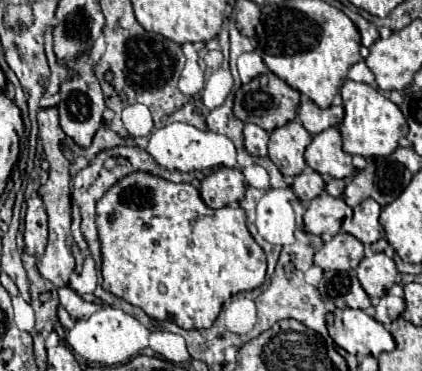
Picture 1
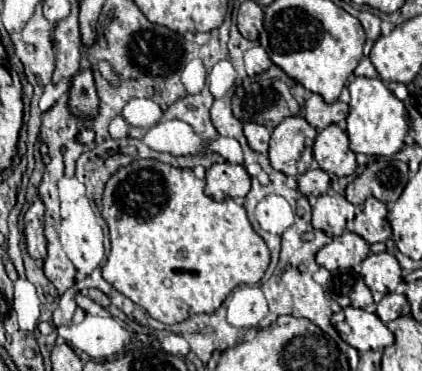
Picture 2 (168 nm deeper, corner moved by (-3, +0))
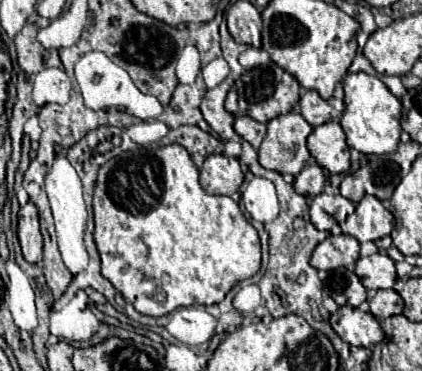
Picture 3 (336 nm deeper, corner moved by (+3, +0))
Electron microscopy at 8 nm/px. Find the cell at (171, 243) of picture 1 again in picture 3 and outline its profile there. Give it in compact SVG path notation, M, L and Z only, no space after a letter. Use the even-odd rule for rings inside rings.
M180 145L146 147L110 159L100 167L94 189L94 241L102 257L102 275L138 313L162 317L178 307L214 305L242 279L260 269L260 239L230 197L208 195L198 183L198 169Z

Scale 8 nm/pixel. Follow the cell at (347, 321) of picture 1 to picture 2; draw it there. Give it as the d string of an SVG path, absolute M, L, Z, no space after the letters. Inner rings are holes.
M344 307L342 311L334 313L332 323L340 337L358 351L386 349L394 343L394 335L388 331L388 327L374 313L364 309Z

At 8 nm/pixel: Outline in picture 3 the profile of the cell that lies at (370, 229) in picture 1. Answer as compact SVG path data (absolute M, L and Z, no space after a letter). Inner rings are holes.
M364 195L360 203L356 203L356 211L347 217L343 226L342 233L356 237L358 241L376 241L384 235L390 235L390 231L394 229L394 215L372 195Z

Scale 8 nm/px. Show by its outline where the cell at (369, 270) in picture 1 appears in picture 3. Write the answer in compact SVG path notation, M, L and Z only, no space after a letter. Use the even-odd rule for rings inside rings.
M374 253L370 257L360 257L356 261L356 275L366 289L392 289L396 283L396 267L388 255Z

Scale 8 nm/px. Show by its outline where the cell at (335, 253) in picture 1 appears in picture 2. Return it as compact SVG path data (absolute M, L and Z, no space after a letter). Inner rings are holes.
M346 231L340 237L334 237L316 253L316 263L328 271L336 269L354 269L370 253L370 245L360 239L360 235Z

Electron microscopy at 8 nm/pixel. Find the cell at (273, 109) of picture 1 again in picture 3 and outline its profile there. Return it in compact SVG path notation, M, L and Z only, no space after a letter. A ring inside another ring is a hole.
M268 63L266 67L256 67L254 71L246 71L228 91L226 97L226 111L232 113L234 117L252 117L260 123L268 123L270 119L282 115L282 113L290 113L294 109L294 105L300 99L300 85L298 81L286 73L284 69L280 69L274 63Z

